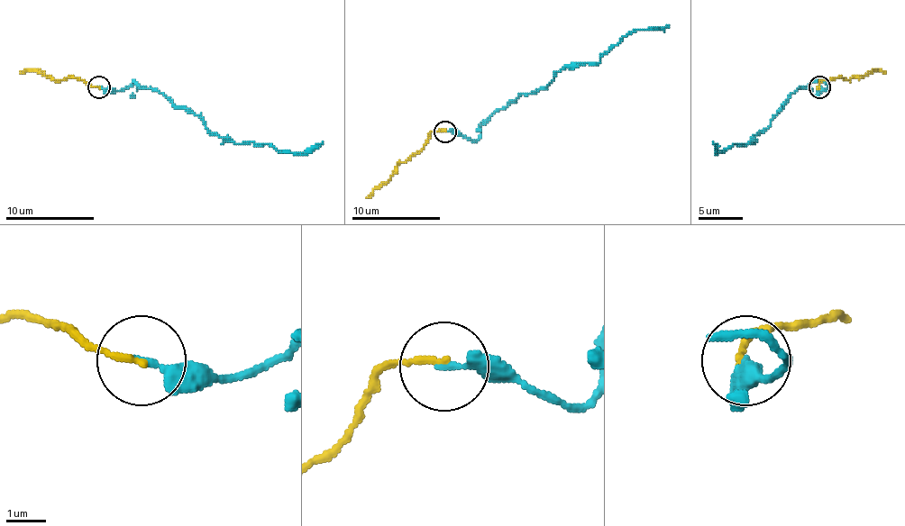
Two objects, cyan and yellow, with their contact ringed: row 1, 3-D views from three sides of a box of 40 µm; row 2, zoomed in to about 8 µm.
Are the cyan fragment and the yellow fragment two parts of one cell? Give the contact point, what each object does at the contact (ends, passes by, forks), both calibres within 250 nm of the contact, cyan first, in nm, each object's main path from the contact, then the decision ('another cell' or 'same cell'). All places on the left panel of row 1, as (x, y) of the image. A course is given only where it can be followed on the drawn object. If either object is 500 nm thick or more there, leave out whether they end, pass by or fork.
place (99, 87); cyan ends; yellow ends; calibres 260 and 160 nm; course cyan (99, 86), (119, 91), (134, 82), (159, 91), (236, 144), (251, 141), (312, 152), (323, 141); course yellow (99, 86), (86, 84), (75, 77), (55, 80), (40, 71), (20, 73); another cell

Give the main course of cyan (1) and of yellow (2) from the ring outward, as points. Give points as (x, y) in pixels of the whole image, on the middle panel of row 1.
1: (445, 131), (477, 140), (497, 112), (536, 94), (567, 65), (598, 63), (637, 30), (669, 25)
2: (445, 131), (433, 131), (421, 149), (401, 162), (386, 182), (366, 197)

